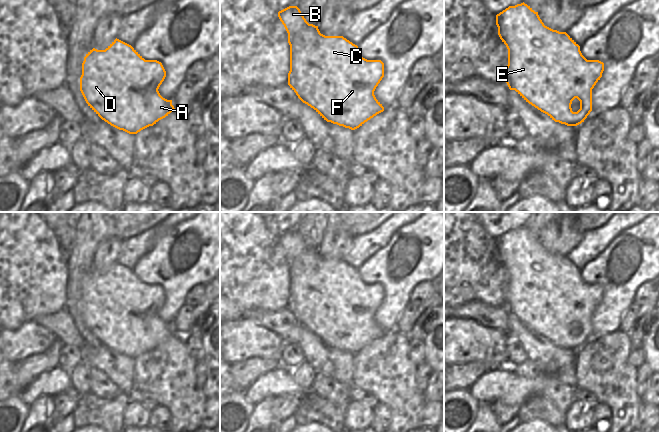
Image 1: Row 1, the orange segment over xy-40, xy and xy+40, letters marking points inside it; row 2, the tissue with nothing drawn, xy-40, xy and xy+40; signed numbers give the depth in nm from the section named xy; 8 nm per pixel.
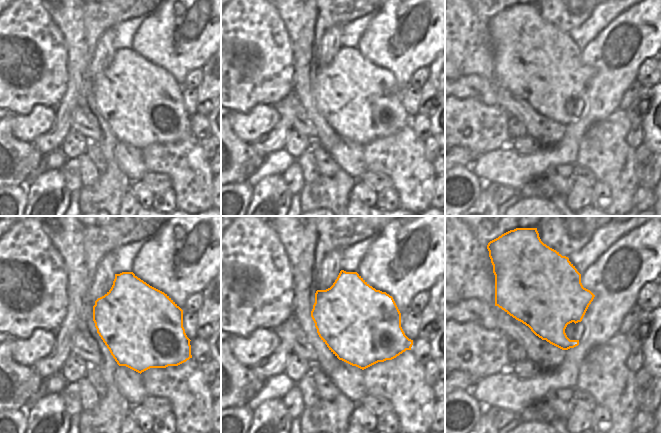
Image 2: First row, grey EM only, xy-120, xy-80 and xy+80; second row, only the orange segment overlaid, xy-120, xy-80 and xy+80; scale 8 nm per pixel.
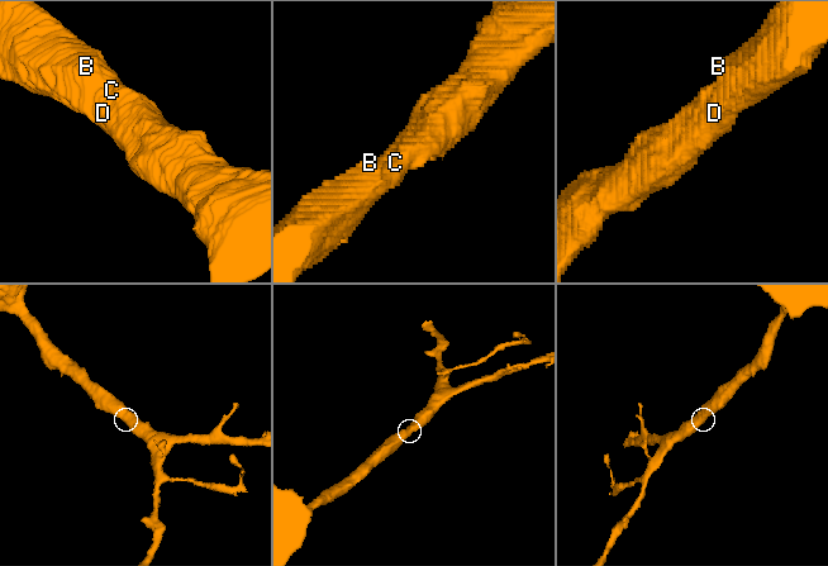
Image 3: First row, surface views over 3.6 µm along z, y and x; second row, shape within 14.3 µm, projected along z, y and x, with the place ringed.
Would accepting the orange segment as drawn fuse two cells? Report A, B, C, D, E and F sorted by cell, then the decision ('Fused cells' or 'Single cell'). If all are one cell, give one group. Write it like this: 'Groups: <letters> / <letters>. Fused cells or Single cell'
Groups: A B C D E F. Single cell

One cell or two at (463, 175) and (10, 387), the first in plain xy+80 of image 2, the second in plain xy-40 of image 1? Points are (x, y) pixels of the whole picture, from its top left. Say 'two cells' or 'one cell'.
two cells

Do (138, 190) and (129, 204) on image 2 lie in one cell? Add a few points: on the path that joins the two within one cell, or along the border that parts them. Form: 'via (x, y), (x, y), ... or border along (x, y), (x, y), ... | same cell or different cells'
border along (129, 189), (141, 205) | different cells

